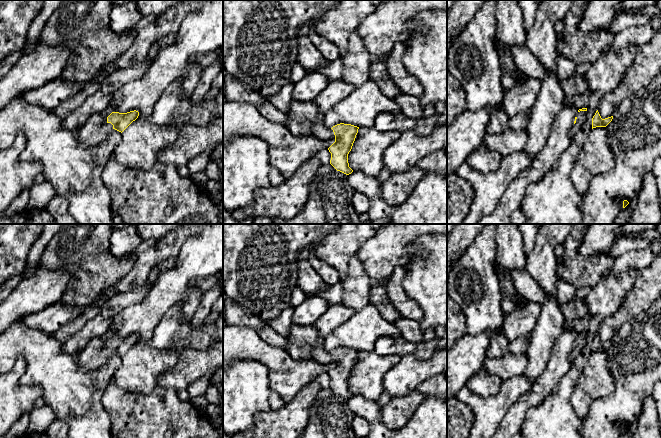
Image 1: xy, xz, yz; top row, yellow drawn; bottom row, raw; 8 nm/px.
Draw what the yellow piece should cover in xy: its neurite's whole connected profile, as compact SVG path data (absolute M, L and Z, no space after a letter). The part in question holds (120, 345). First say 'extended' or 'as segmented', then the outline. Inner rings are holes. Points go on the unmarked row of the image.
extended | M136 334L127 337L112 336L106 343L101 337L93 338L79 353L78 365L88 371L98 369L112 353L122 357L138 340Z

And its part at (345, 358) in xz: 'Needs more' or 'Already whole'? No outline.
Needs more

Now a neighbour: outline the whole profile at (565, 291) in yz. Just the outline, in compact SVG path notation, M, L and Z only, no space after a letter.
M557 274L557 298L560 305L564 305L574 299L576 289L570 283L560 279Z

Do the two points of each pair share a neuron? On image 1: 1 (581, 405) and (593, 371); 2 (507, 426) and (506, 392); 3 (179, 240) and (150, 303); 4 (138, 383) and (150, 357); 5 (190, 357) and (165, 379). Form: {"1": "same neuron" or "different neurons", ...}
{"1": "same neuron", "2": "different neurons", "3": "different neurons", "4": "same neuron", "5": "same neuron"}

